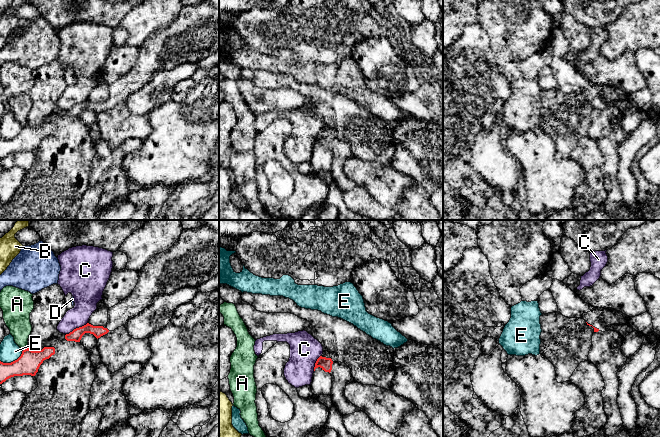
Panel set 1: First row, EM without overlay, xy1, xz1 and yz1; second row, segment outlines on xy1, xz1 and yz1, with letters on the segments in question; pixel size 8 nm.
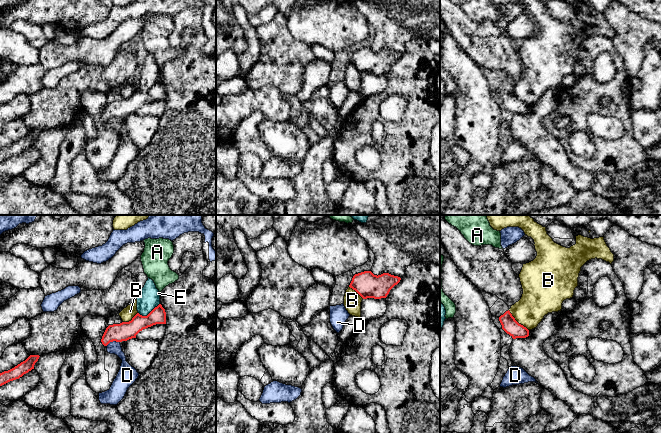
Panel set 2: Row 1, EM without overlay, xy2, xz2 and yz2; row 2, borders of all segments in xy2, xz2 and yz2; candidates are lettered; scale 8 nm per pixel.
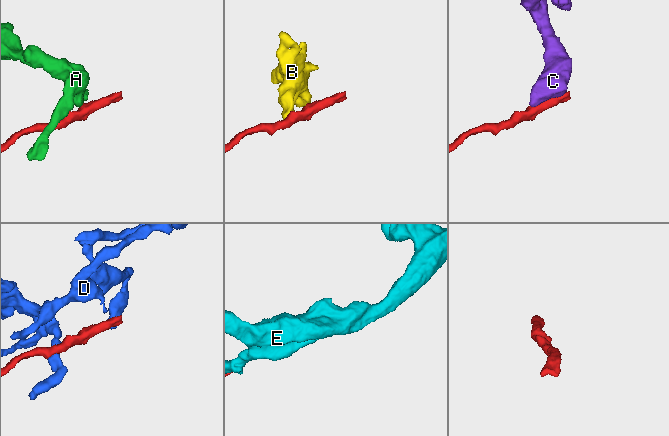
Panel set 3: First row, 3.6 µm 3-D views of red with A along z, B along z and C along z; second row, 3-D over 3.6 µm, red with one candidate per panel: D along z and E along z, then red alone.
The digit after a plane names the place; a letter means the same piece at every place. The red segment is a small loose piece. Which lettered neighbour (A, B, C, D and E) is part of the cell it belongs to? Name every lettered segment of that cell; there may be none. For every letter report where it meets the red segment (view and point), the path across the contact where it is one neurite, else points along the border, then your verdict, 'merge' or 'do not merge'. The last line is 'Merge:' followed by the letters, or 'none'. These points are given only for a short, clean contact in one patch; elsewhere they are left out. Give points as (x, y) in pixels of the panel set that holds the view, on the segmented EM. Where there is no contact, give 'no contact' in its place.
A: xy1 (25, 349) | along xy1 (27, 347), (23, 350) | do not merge
B: yz2 (516, 321) | along yz2 (508, 310), (528, 330) | do not merge
C: xy1 (76, 328) | do not merge
D: xy2 (112, 341) | along xy2 (119, 341), (111, 341), (106, 346) | do not merge
E: xy1 (13, 361) | along xy1 (23, 350), (16, 359), (10, 362), (0, 361) | do not merge
Merge: none

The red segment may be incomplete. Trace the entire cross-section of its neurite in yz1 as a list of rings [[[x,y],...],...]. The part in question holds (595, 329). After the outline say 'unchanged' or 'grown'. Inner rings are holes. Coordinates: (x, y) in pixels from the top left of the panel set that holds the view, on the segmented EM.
[[[596,308],[593,311],[583,313],[582,318],[587,325],[594,328],[594,332],[605,332],[608,325],[626,325],[629,323],[624,317],[615,315],[609,309],[604,308]]]; grown

